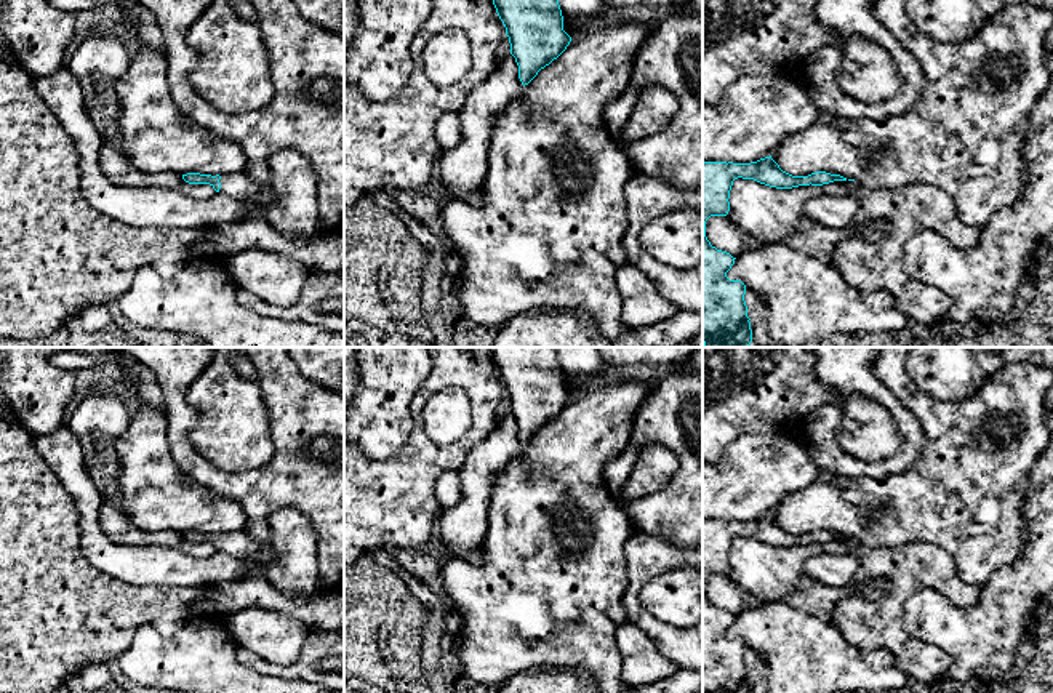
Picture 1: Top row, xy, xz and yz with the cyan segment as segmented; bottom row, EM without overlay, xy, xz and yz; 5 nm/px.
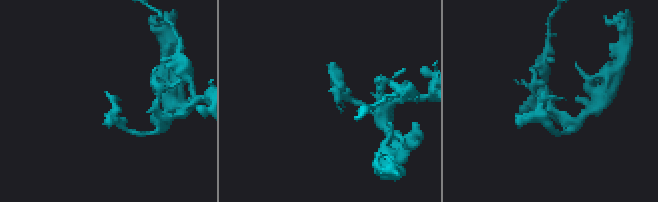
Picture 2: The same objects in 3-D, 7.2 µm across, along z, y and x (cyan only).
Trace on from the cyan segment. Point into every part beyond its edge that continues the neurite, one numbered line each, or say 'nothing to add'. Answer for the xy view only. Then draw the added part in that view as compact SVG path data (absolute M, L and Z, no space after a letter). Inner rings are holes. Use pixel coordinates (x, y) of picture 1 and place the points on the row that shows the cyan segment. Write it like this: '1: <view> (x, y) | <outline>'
1: xy (292, 208) | M286 149L274 154L269 160L270 181L266 187L254 182L245 171L235 174L222 174L218 194L227 195L238 202L254 200L258 192L262 192L267 198L264 208L251 218L264 219L277 232L288 238L322 238L328 232L325 230L318 205L317 205L317 174L312 163L294 149Z

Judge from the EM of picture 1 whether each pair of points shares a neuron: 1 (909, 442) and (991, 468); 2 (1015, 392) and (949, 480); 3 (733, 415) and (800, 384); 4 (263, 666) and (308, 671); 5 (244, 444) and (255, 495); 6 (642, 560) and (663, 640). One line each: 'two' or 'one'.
1: two
2: one
3: one
4: one
5: two
6: one

